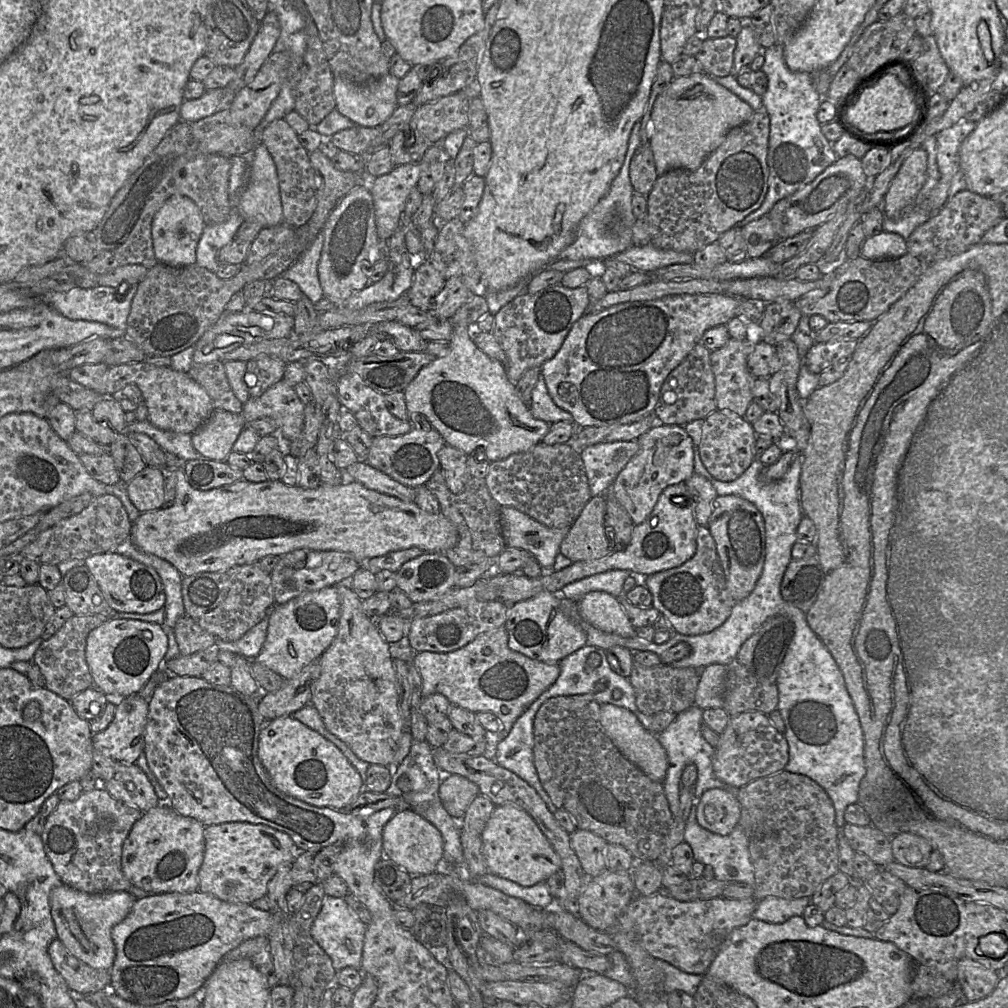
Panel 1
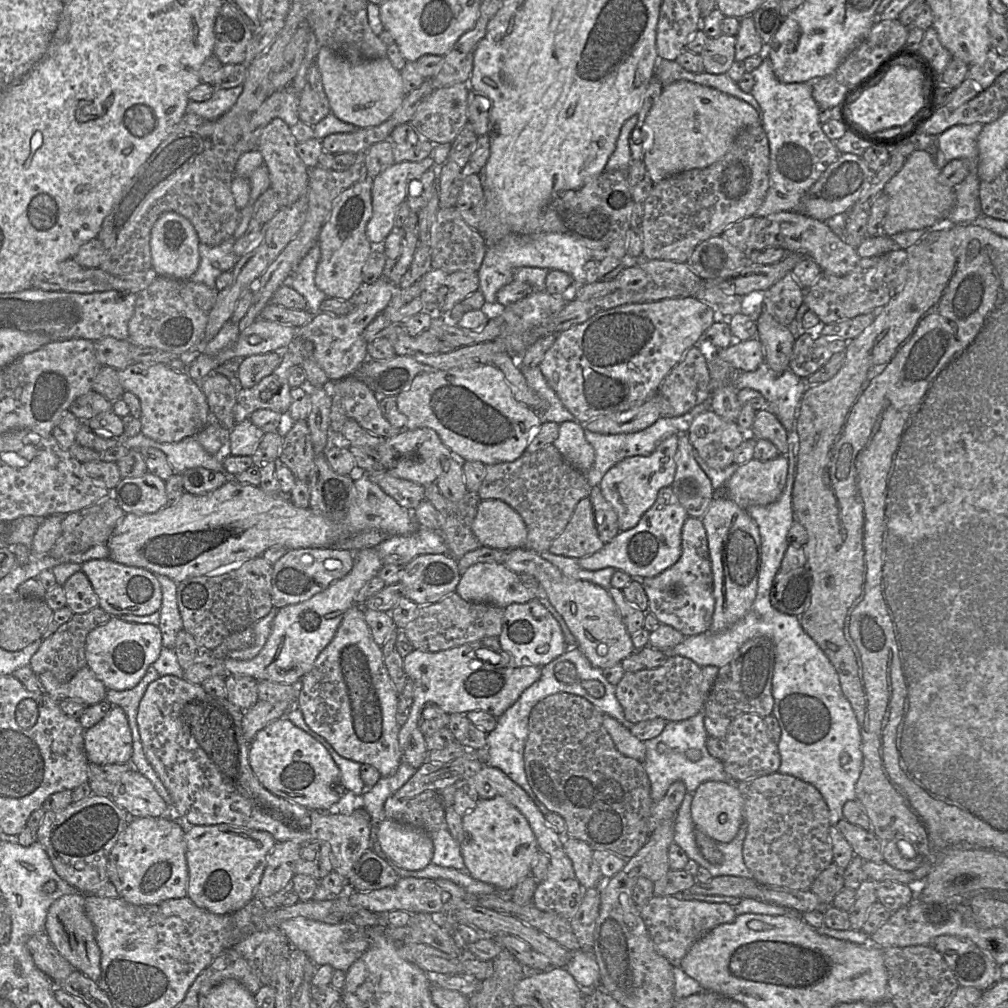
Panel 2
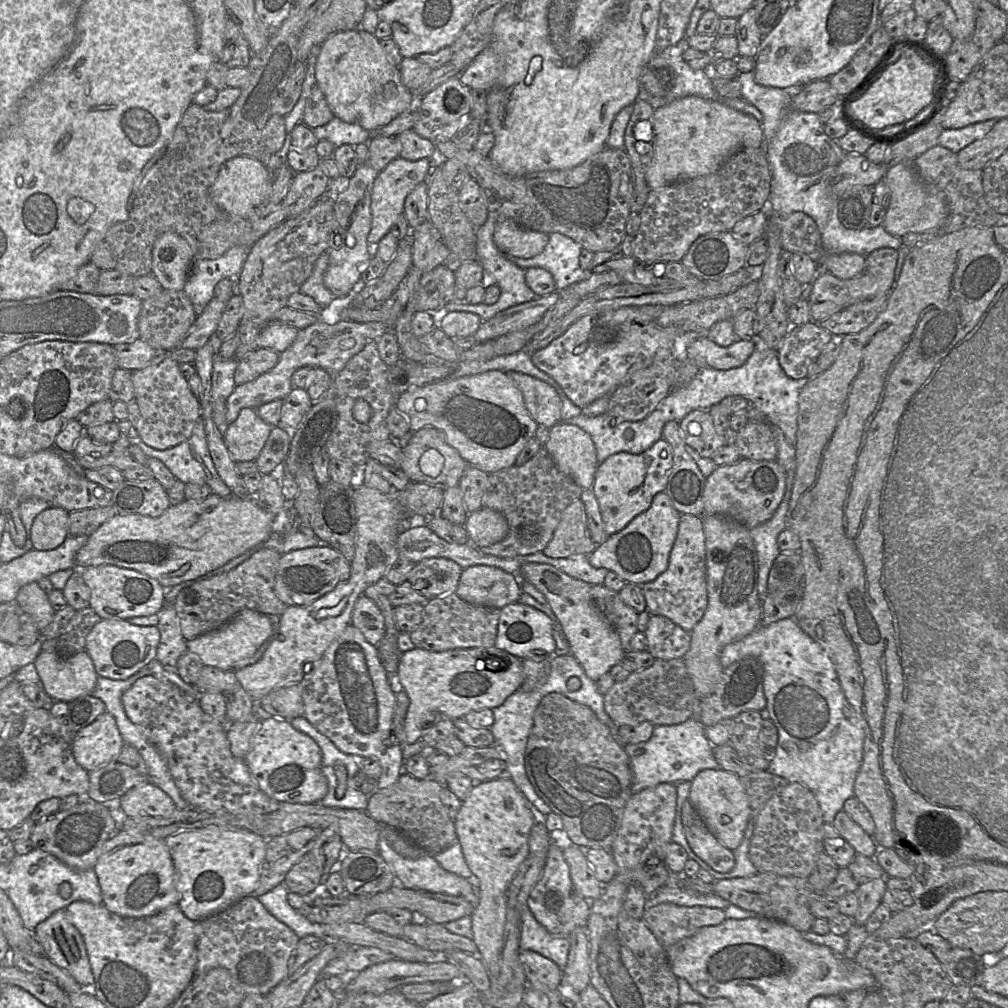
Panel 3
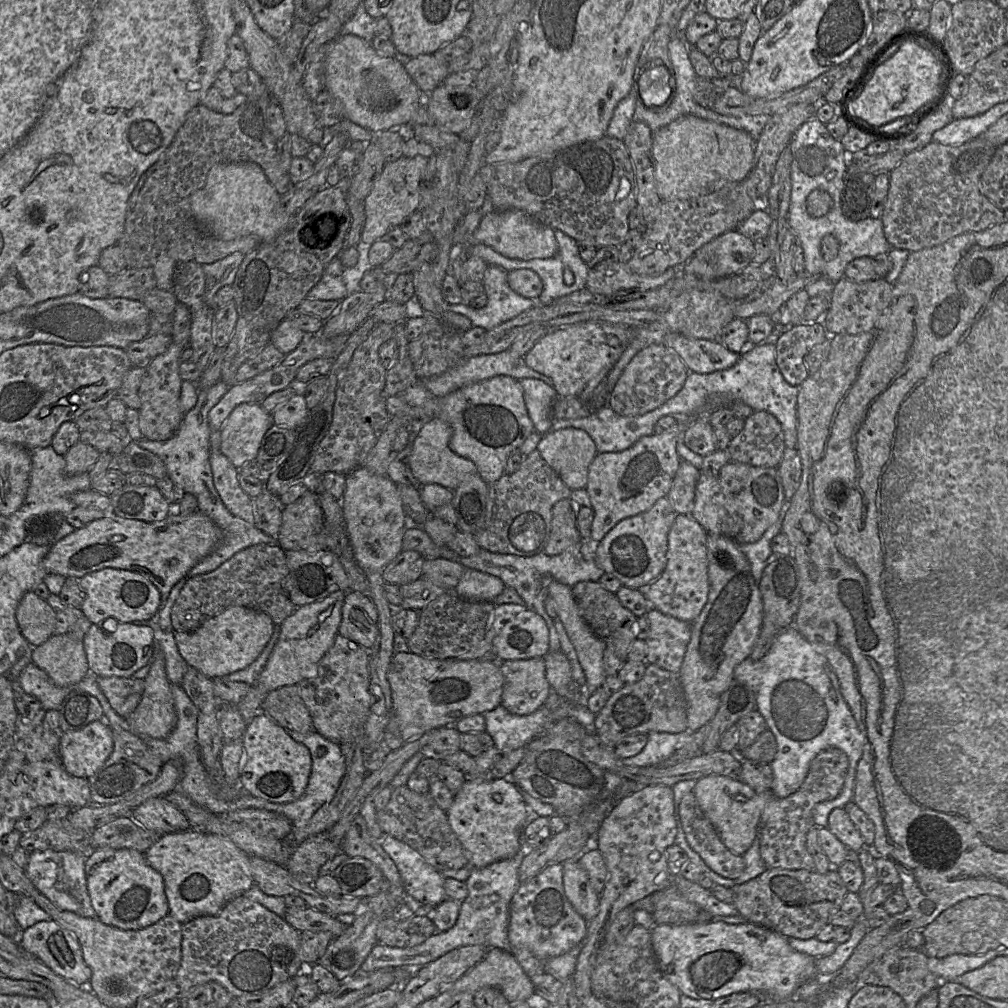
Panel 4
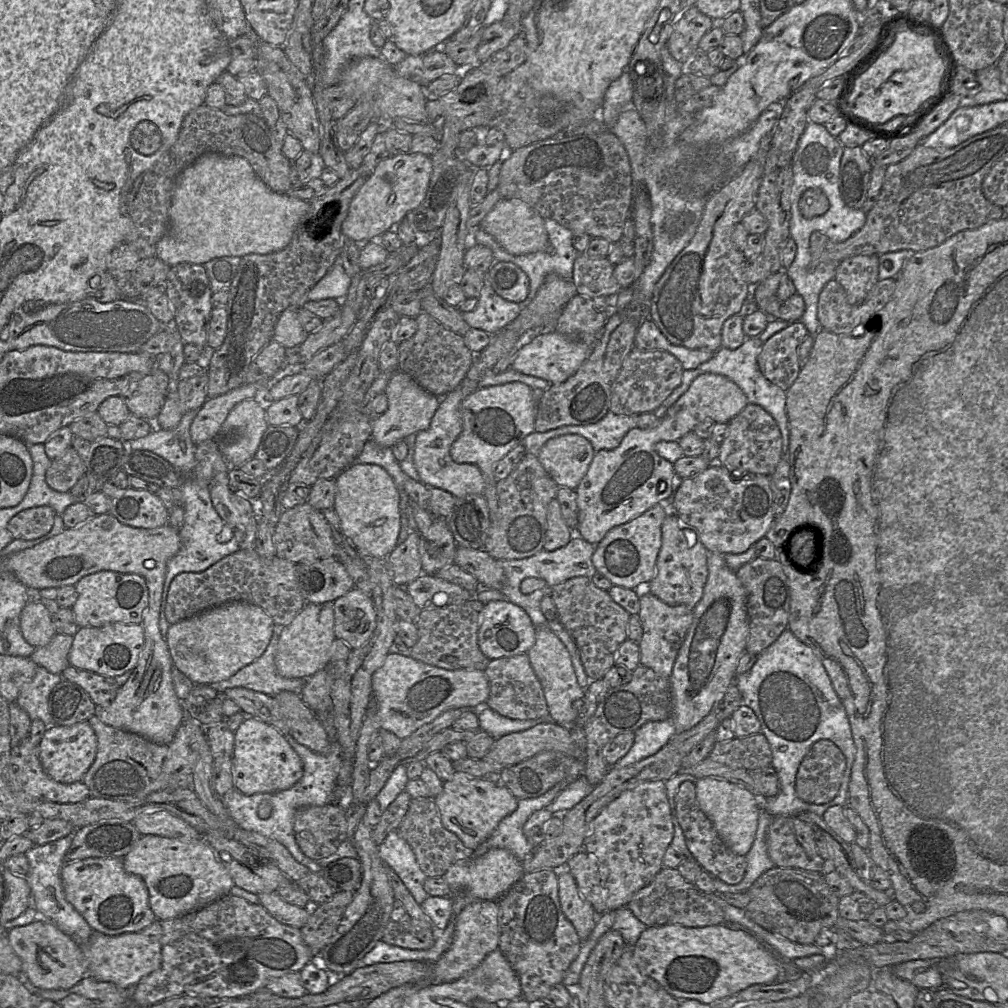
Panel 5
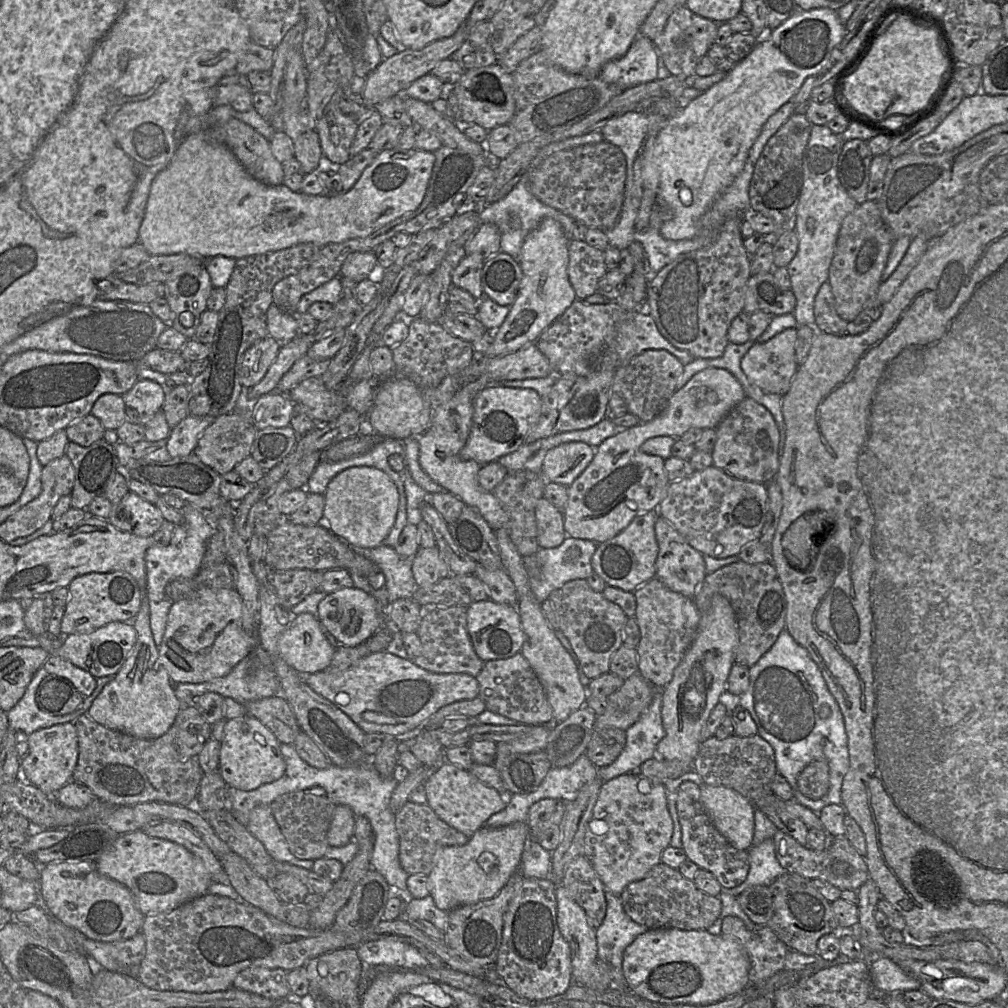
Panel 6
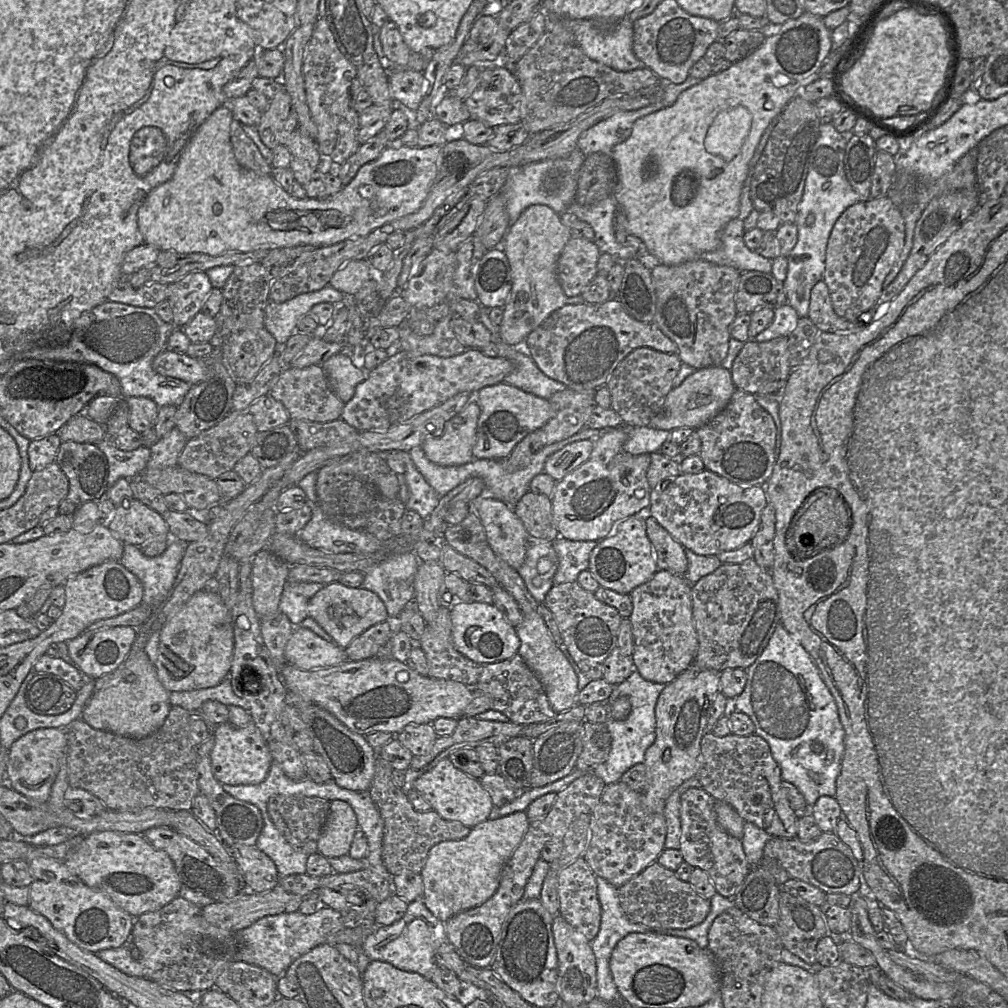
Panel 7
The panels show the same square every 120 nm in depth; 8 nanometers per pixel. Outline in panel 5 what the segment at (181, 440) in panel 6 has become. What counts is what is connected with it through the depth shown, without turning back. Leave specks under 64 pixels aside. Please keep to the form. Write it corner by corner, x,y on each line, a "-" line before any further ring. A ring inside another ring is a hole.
283,366
272,378
265,382
242,384
232,391
207,399
198,410
191,426
190,435
193,443
198,445
206,440
215,439
230,411
240,402
254,399
260,388
270,389
286,375
300,370
302,366

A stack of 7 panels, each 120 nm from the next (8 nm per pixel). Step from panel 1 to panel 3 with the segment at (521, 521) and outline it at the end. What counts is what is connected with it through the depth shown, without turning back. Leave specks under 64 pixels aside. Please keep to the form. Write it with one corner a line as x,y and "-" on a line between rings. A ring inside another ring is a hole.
481,507
468,515
464,528
471,544
481,548
503,540
508,533
508,522
502,513

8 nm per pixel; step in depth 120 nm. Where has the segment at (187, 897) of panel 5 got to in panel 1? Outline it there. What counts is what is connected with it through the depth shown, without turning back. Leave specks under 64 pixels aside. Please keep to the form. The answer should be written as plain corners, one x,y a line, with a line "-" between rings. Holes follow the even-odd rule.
225,822
204,829
205,851
198,872
198,891
231,903
251,904
263,898
267,885
280,866
296,857
290,836
264,824

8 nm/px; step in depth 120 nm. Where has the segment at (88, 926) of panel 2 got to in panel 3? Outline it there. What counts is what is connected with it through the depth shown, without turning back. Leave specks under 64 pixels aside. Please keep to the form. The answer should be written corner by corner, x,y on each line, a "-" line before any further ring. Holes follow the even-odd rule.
65,908
40,922
34,931
44,948
45,957
66,970
78,983
93,984
94,977
83,937
68,921

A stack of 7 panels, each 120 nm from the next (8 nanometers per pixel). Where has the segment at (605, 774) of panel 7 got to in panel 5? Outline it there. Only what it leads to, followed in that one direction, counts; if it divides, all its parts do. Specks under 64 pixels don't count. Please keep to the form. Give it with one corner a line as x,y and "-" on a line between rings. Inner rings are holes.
671,719
649,721
634,731
634,742
625,756
612,767
623,768
657,753
675,735

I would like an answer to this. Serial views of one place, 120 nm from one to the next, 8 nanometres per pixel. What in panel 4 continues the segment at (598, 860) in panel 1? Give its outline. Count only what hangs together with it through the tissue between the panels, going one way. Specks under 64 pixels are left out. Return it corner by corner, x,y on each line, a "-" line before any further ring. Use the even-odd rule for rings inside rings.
569,859
563,865
563,888
576,910
586,921
590,921
599,908
600,894
592,887
587,872
576,859

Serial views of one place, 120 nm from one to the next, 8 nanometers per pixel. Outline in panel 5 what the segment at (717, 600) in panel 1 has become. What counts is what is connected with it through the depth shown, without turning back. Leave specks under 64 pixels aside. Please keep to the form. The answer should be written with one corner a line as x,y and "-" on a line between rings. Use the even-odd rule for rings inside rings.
669,513
661,527
661,548
656,561
656,573
649,582
649,592
670,606
684,605
693,609
700,601
708,577
709,551
698,533
683,523
674,513

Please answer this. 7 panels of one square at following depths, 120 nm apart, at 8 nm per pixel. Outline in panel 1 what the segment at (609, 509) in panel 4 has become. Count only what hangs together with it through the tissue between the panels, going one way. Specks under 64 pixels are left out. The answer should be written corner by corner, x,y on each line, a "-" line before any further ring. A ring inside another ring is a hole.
656,422
647,432
638,438
639,451
620,471
611,485
611,494
625,508
633,523
638,525
651,513
662,491
669,485
685,482
694,474
693,443
684,426
666,425
-
654,459
664,459
661,465
655,465

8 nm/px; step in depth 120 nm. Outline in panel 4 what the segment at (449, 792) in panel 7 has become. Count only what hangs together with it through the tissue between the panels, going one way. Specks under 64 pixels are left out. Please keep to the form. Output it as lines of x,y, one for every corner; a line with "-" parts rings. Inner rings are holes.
497,778
488,781
466,779
462,787
454,793
453,801
446,810
449,825
461,843
468,865
484,868
497,861
513,857
522,846
522,832
527,823
527,804
520,790
511,778

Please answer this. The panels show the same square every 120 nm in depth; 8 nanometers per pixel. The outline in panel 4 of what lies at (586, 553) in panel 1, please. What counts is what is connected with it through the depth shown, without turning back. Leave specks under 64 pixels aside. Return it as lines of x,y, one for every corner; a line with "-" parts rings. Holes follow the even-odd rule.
570,499
558,501
552,508
550,537
543,552
550,556
559,555
581,539
573,510
573,501

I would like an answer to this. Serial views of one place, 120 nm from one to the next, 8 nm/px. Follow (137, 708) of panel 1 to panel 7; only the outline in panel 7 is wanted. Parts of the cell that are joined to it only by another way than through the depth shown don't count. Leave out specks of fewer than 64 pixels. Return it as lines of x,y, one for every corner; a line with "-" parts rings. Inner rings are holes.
39,728
15,741
9,750
6,784
36,801
48,801
53,783
67,758
67,739
61,728

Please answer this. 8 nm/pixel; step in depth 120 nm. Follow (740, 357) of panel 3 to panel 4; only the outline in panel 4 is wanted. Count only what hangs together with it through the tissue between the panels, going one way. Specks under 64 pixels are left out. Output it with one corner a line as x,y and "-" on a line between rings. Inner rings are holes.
667,331
661,343
674,350
690,372
711,373
736,364
740,353
730,351
721,341
689,338

